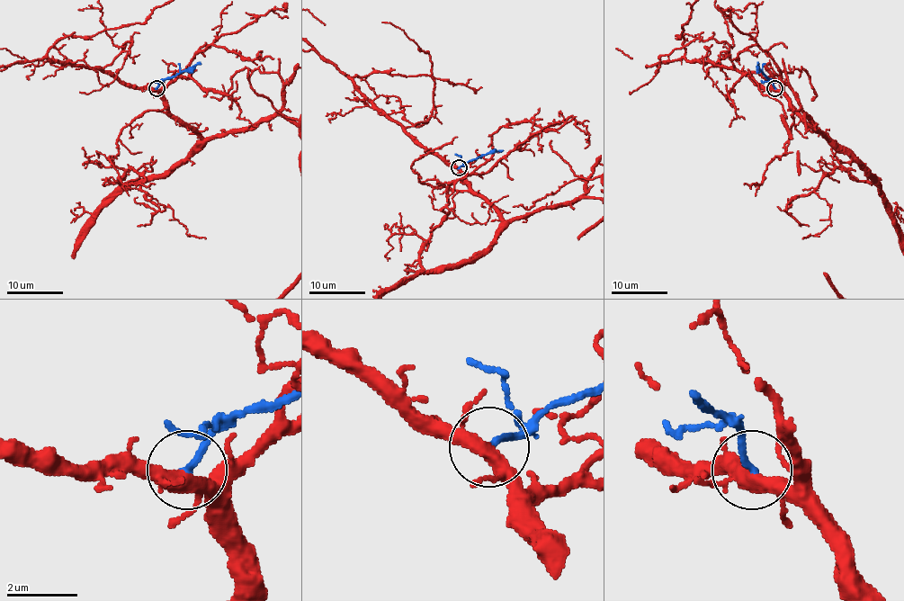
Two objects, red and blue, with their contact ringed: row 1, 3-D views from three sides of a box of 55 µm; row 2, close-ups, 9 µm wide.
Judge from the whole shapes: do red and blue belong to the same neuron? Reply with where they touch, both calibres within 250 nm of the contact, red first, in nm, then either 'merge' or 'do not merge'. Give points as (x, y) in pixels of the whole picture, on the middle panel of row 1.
at (459, 167); 340 nm thick on the red side, 190 nm on the other; do not merge

